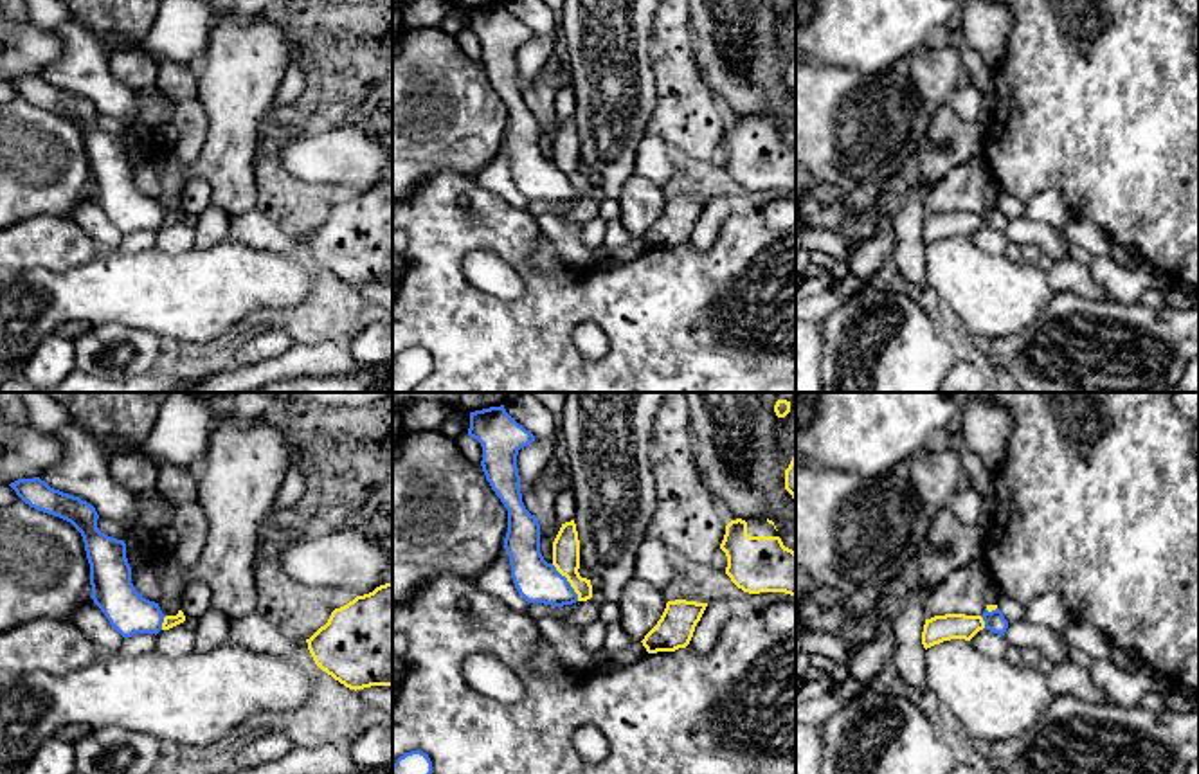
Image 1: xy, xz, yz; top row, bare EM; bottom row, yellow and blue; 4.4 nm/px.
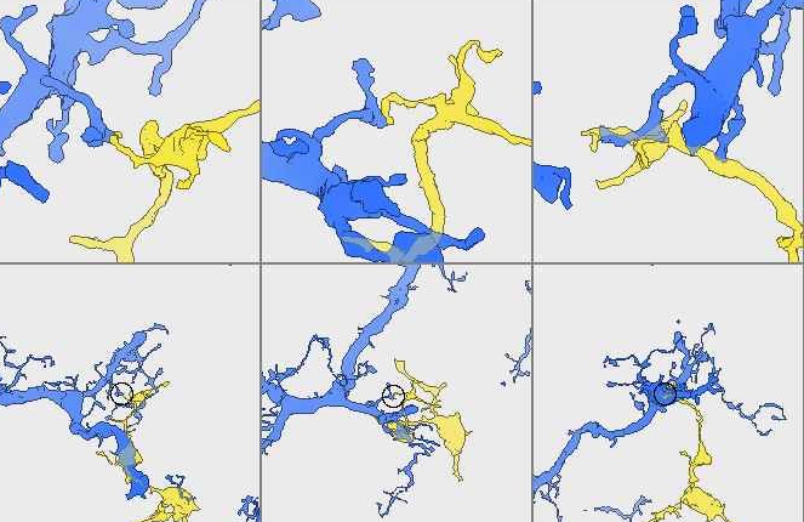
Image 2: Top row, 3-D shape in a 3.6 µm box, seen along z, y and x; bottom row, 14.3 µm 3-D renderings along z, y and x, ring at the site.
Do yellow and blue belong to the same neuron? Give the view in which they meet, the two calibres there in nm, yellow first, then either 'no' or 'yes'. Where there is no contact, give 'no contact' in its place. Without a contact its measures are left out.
xz | 130/190 nm | no

